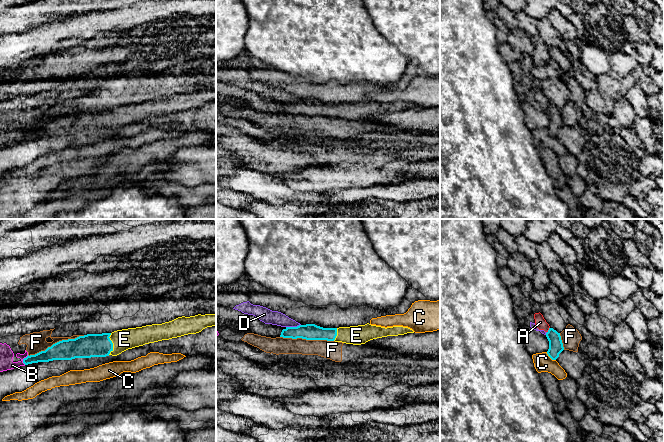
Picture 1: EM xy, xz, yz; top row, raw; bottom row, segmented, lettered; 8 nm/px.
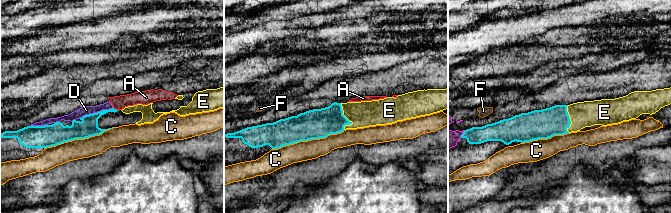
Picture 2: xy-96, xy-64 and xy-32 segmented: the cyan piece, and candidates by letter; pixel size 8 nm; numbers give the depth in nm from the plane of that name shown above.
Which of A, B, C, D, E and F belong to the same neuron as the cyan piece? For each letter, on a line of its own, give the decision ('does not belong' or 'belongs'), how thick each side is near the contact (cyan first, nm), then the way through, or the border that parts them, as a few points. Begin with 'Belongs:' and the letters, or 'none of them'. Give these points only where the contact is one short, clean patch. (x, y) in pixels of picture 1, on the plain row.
Belongs: E
A: does not belong; calibres 110 and 90 nm; border yz (549, 103), (547, 108)
B: does not belong; calibres 110 and 110 nm; border xy (28, 131), (23, 135), (24, 140)
C: does not belong; calibres 110 and 140 nm
D: does not belong; calibres 130 and 120 nm
E: belongs; calibres 190 and 170 nm; way xy (91, 121), (112, 120), (124, 115)
F: does not belong; calibres 190 and 160 nm

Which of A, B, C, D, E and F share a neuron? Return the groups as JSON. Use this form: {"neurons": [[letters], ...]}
{"neurons": [["A", "D"], ["B"], ["C"], ["E"], ["F"]]}

